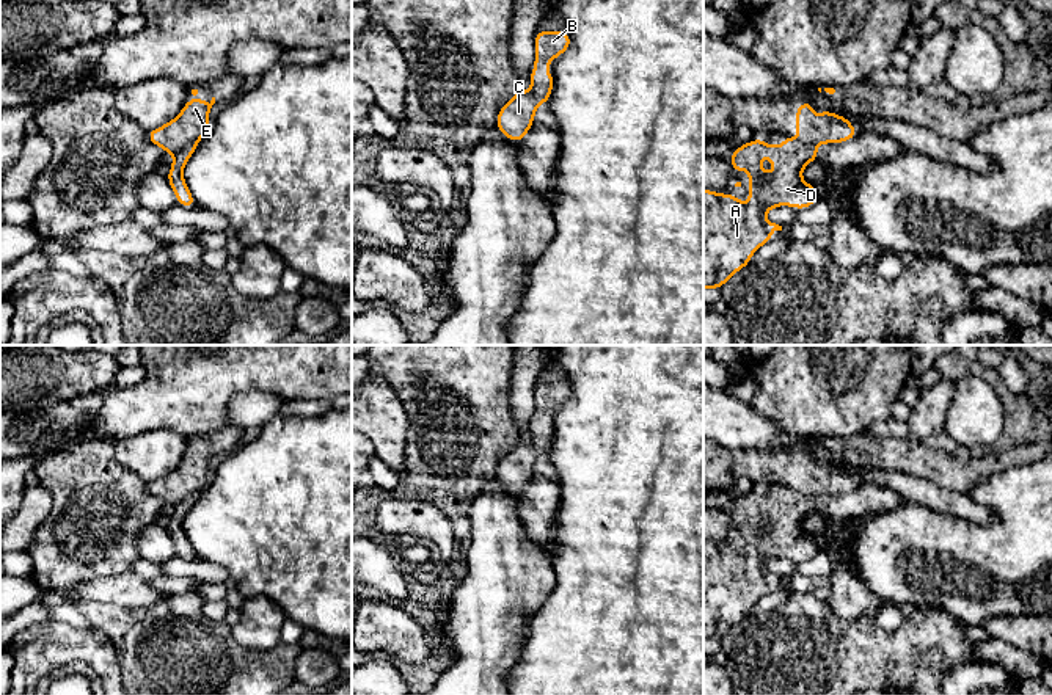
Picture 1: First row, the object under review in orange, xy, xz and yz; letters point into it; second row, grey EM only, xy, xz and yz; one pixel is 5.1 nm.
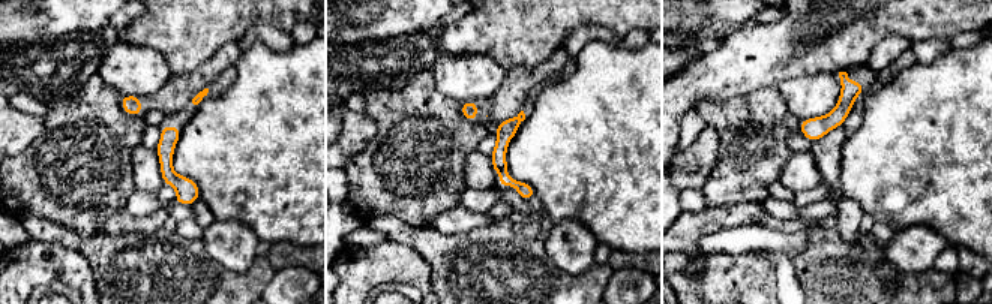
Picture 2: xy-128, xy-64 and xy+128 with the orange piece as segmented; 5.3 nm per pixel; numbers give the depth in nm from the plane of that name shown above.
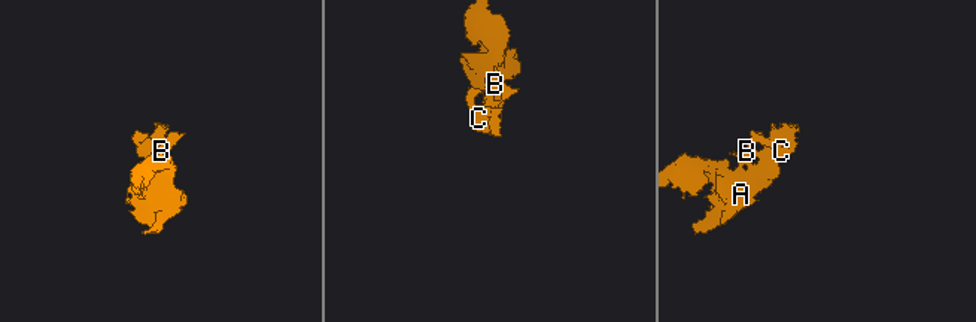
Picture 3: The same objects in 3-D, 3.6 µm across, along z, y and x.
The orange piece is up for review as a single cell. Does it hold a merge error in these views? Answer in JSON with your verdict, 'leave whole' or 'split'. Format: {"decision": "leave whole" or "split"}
{"decision": "split"}

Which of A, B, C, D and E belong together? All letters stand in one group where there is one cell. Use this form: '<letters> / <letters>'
A B D / C E

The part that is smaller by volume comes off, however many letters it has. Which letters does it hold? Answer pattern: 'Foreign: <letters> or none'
Foreign: C, E

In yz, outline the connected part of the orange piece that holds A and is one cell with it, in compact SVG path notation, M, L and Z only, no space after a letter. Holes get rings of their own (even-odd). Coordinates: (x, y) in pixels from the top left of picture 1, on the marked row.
M784 136L782 146L771 146L757 138L732 154L732 171L749 171L749 204L744 206L732 193L721 195L703 190L703 289L721 289L738 270L749 265L752 254L771 242L771 234L782 231L782 226L766 221L765 213L779 206L807 209L820 198L818 190L802 180L802 169L818 160L816 147L801 144L791 136ZM762 157L774 163L769 174L762 171Z

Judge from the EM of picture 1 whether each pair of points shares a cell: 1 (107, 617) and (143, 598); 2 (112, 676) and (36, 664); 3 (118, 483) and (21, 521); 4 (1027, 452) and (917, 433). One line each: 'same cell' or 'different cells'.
1: different cells
2: same cell
3: different cells
4: different cells

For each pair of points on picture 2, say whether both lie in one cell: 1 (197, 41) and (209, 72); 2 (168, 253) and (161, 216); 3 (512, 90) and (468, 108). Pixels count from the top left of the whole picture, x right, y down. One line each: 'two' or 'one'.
1: two
2: two
3: one

